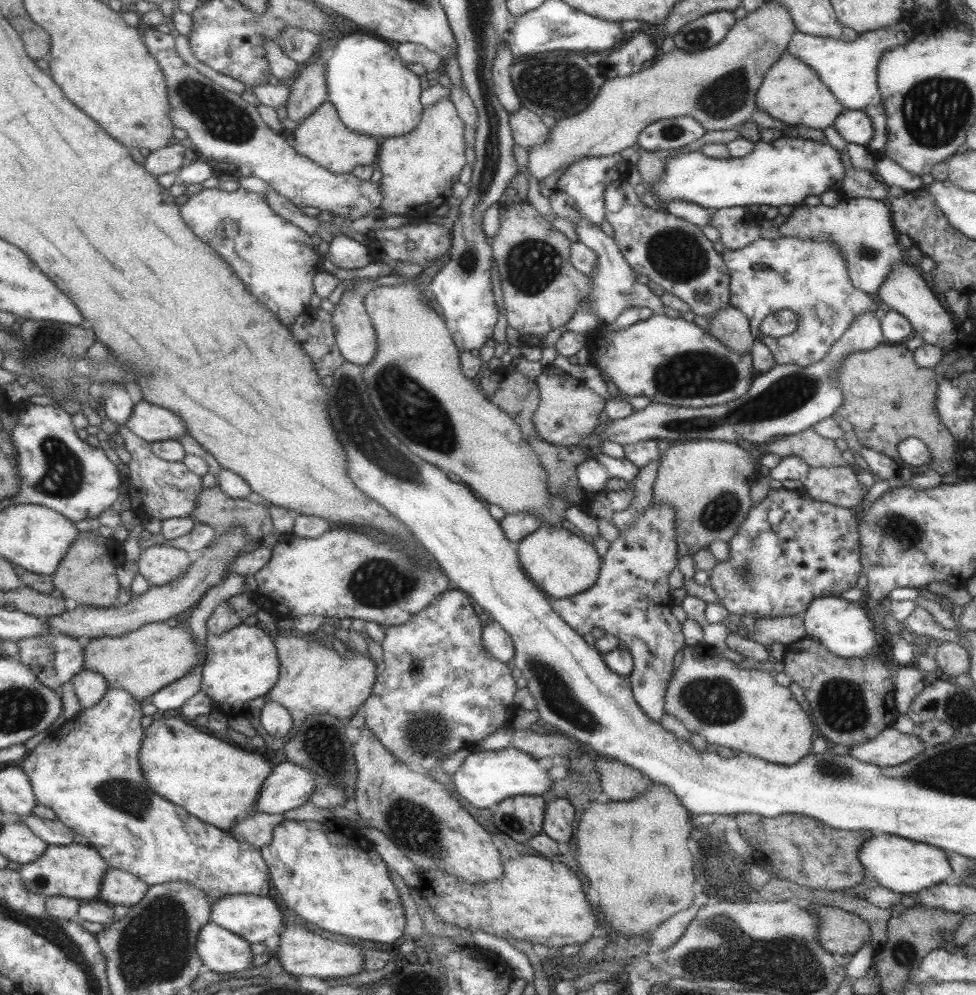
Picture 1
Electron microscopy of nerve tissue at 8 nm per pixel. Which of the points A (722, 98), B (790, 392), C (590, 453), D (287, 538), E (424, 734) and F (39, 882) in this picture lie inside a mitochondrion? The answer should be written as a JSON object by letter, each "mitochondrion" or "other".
{"A":"mitochondrion","B":"mitochondrion","C":"other","D":"other","E":"mitochondrion","F":"mitochondrion"}

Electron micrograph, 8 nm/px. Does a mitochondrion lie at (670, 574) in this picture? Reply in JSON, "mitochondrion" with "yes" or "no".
{"mitochondrion":"no"}

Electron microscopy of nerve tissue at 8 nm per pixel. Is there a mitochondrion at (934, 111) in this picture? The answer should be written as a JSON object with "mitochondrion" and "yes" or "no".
{"mitochondrion":"yes"}

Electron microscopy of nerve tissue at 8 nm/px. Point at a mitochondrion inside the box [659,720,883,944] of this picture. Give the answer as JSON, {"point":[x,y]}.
{"point":[714,878]}

